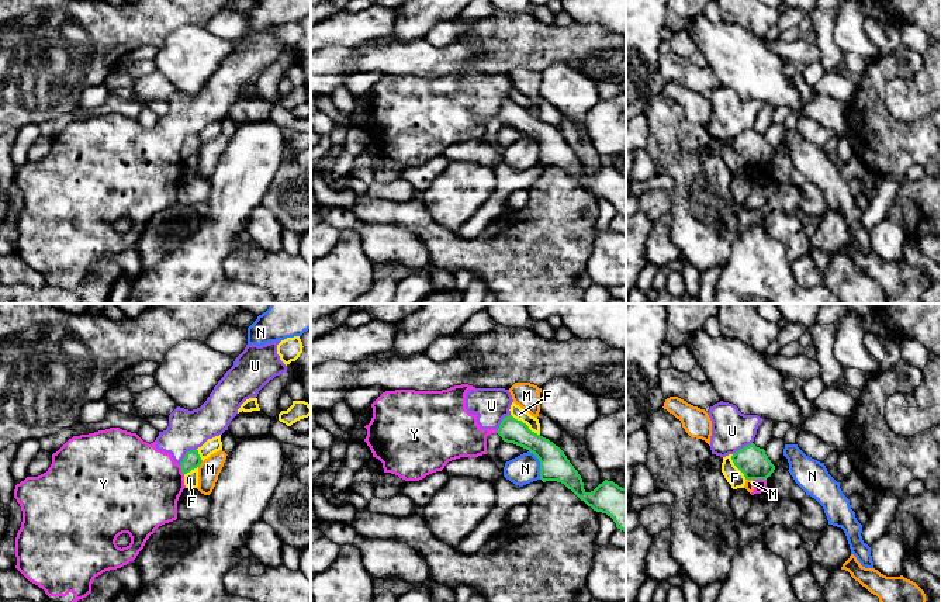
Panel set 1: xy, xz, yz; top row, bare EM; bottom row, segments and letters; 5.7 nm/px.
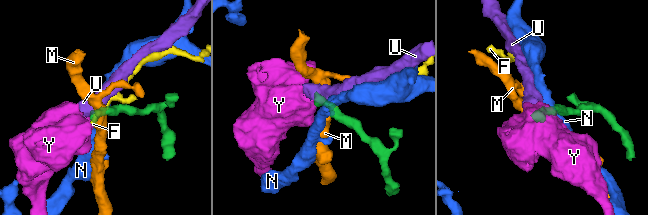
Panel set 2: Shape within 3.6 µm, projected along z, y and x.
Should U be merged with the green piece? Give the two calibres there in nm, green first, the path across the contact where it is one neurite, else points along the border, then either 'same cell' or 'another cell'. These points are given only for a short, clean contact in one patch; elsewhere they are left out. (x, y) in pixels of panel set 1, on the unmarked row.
100 nm thick on the green side, 220 nm on the other; border along xy (196, 132), (190, 134), (179, 148); another cell

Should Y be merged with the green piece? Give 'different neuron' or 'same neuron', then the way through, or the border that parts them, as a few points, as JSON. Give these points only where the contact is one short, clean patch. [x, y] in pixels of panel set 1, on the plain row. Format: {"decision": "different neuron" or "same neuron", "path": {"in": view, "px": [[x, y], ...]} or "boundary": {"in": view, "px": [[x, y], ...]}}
{"decision": "different neuron", "boundary": {"in": "yz", "px": [[753, 163], [765, 165]]}}

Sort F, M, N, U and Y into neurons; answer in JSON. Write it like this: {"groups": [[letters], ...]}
{"groups": [["F"], ["M"], ["N"], ["U", "Y"]]}

